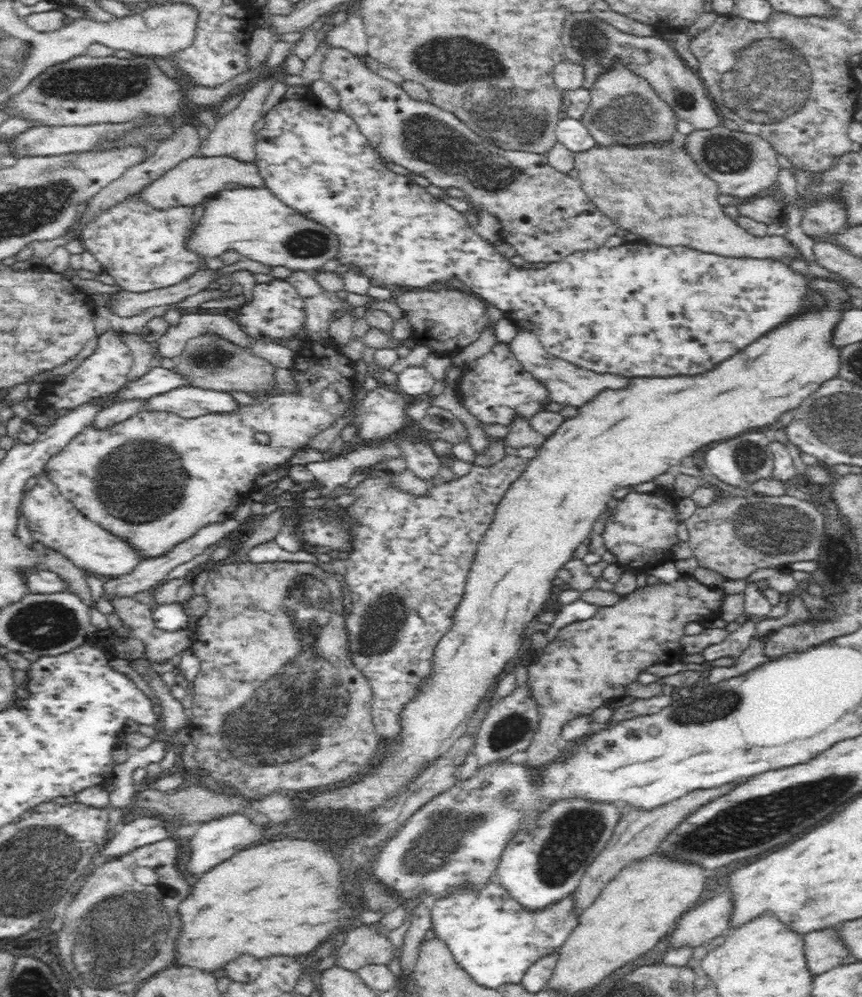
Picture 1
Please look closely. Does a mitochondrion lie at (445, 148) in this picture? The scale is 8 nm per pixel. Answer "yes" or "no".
yes

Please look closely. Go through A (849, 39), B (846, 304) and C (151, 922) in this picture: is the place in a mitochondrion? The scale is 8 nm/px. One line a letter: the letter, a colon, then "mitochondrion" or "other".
A: other
B: other
C: mitochondrion

